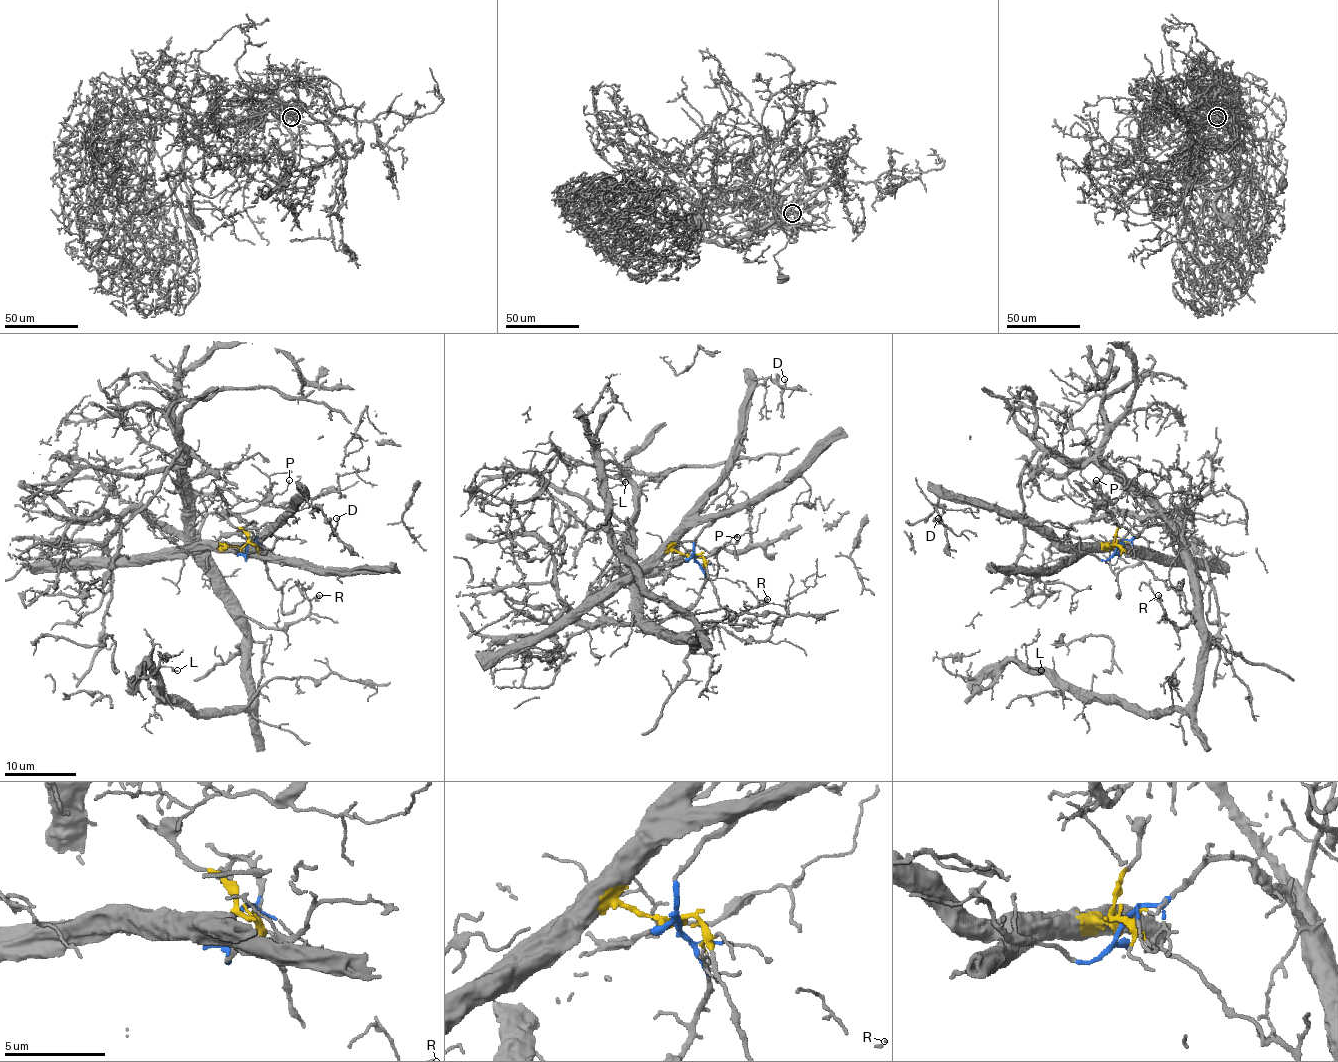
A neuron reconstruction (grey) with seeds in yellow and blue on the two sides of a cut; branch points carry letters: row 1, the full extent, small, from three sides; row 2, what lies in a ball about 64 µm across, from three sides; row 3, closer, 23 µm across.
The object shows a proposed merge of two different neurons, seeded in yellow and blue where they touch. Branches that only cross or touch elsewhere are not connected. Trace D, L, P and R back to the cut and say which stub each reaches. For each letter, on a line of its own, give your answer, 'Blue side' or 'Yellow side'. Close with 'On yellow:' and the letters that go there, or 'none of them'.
D: Yellow side
L: Blue side
P: Blue side
R: Blue side
On yellow: D

